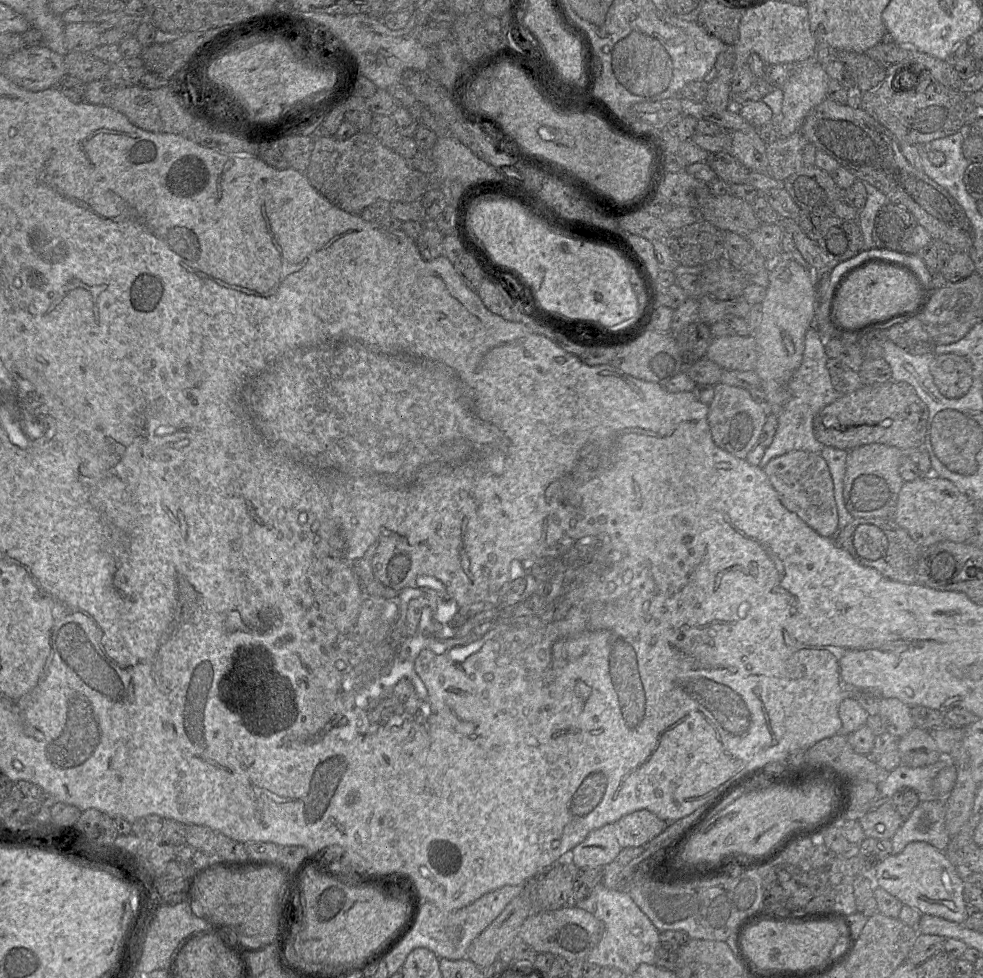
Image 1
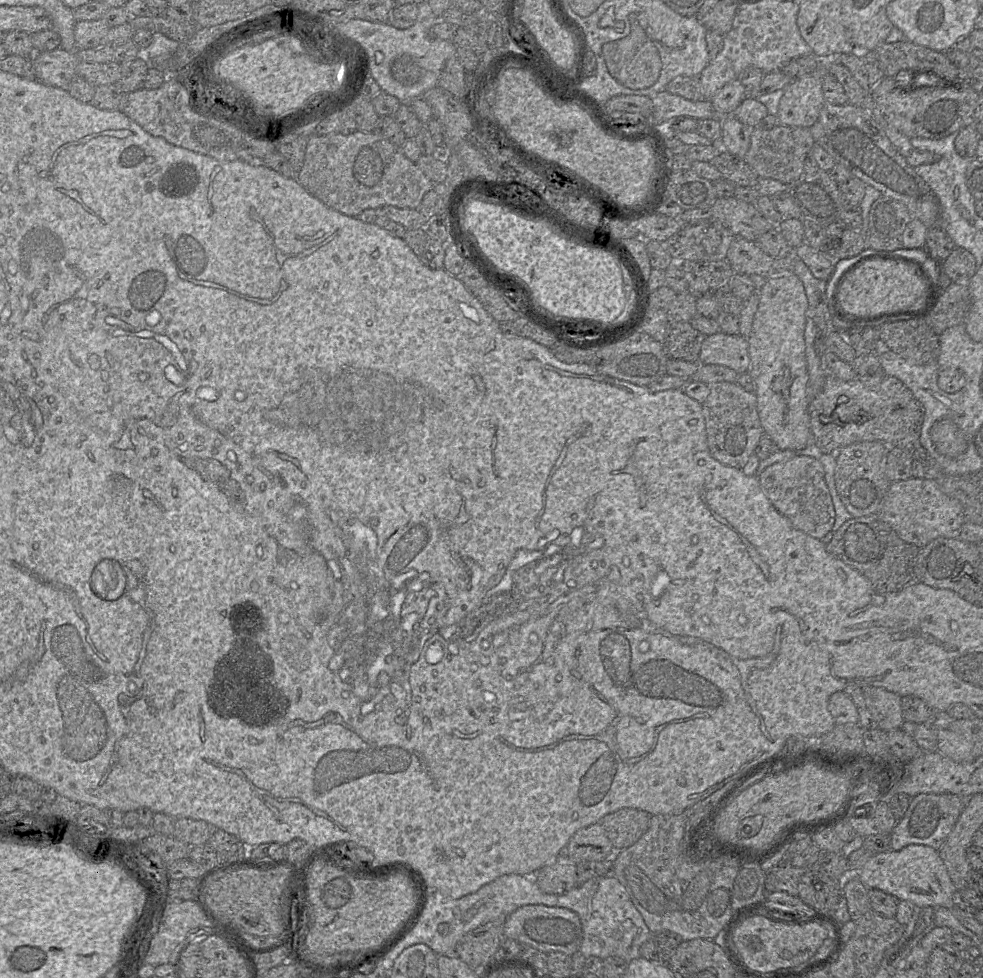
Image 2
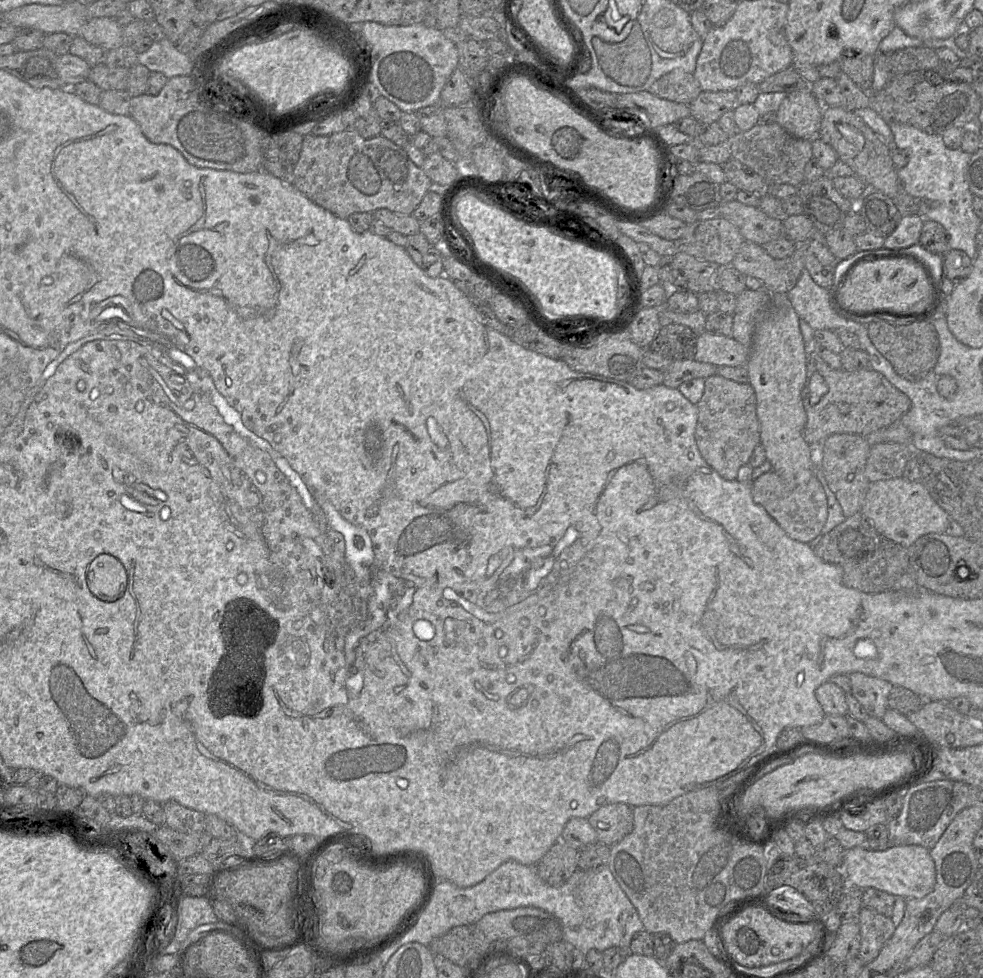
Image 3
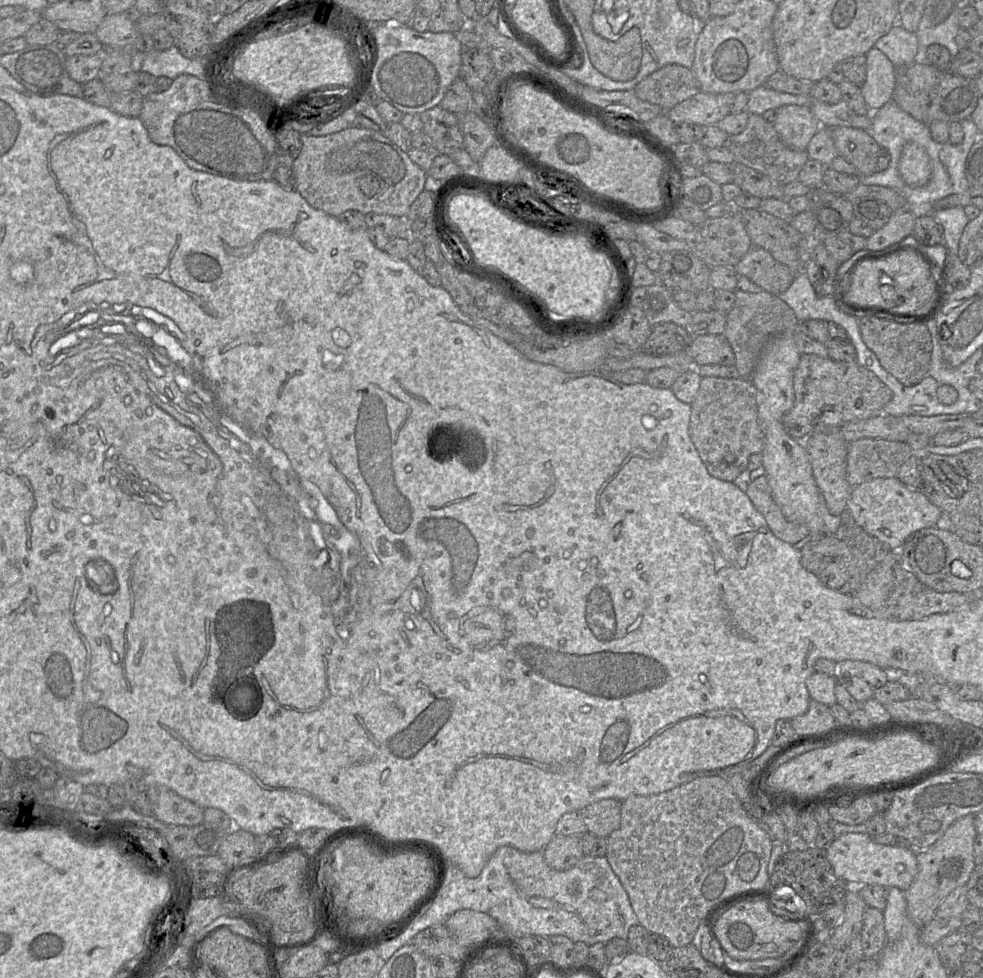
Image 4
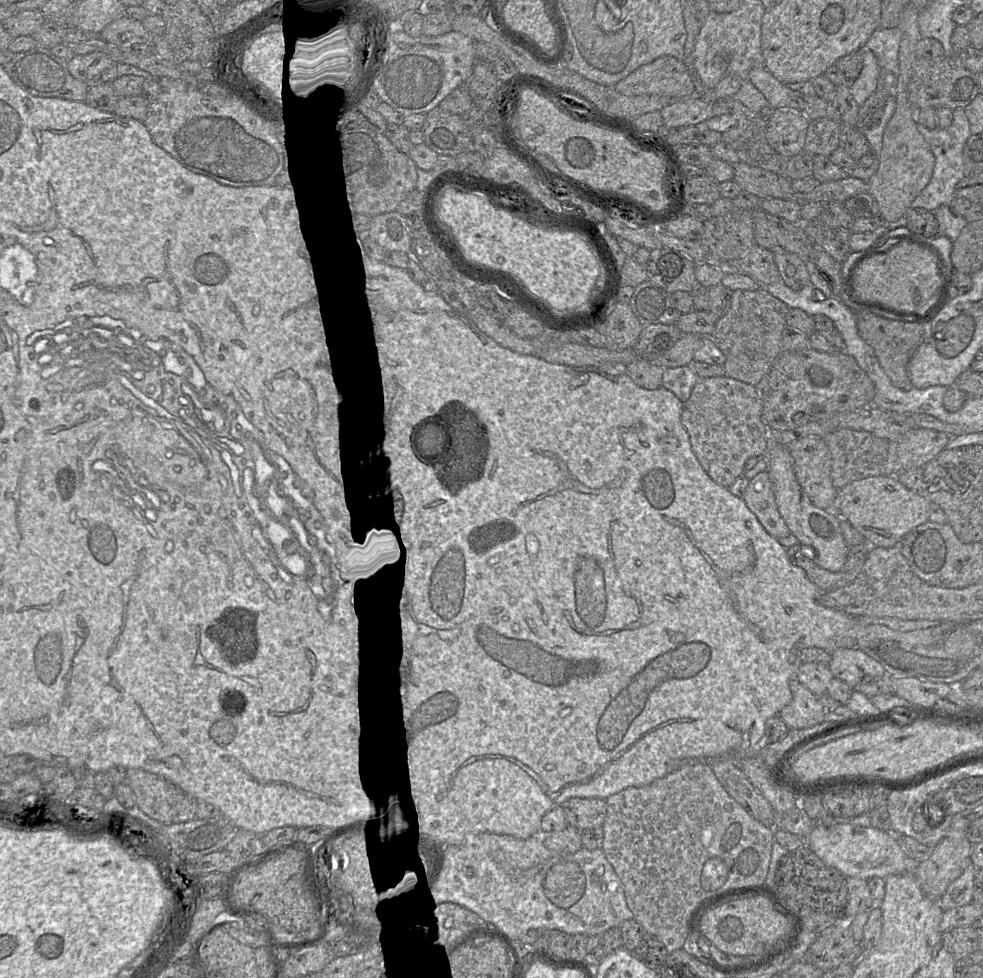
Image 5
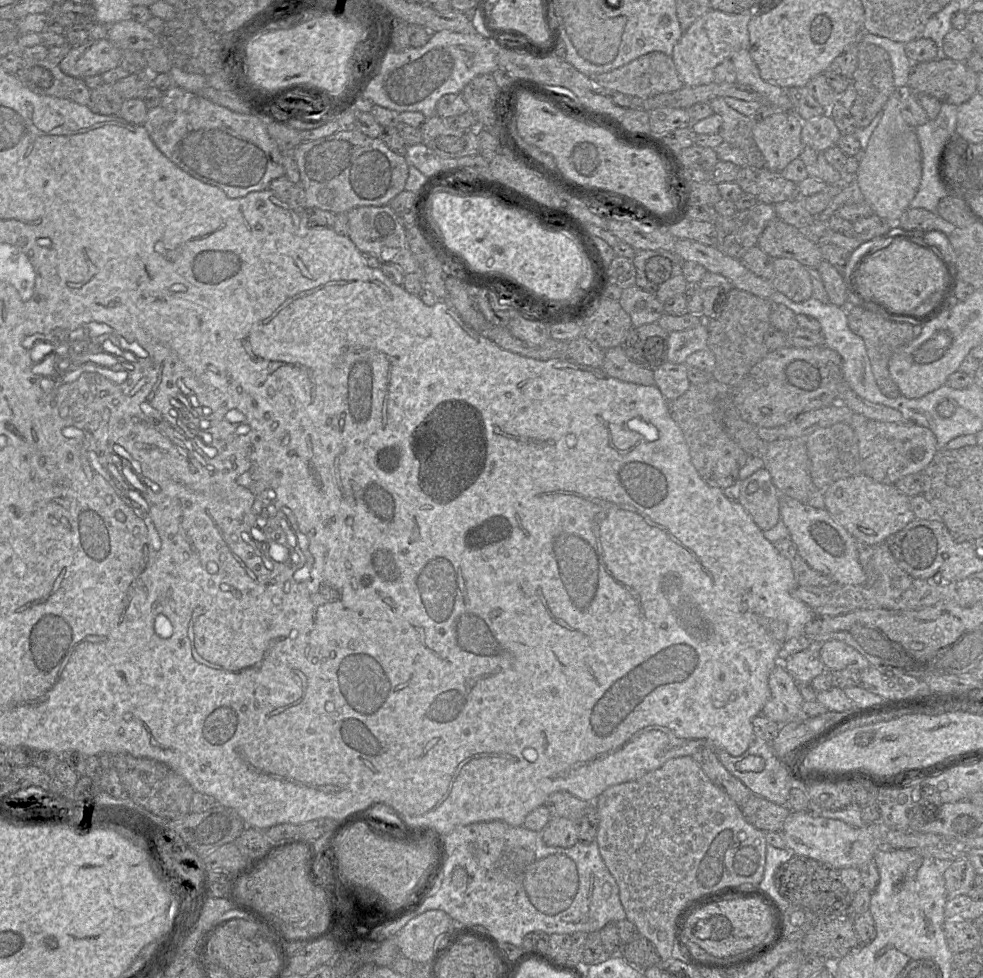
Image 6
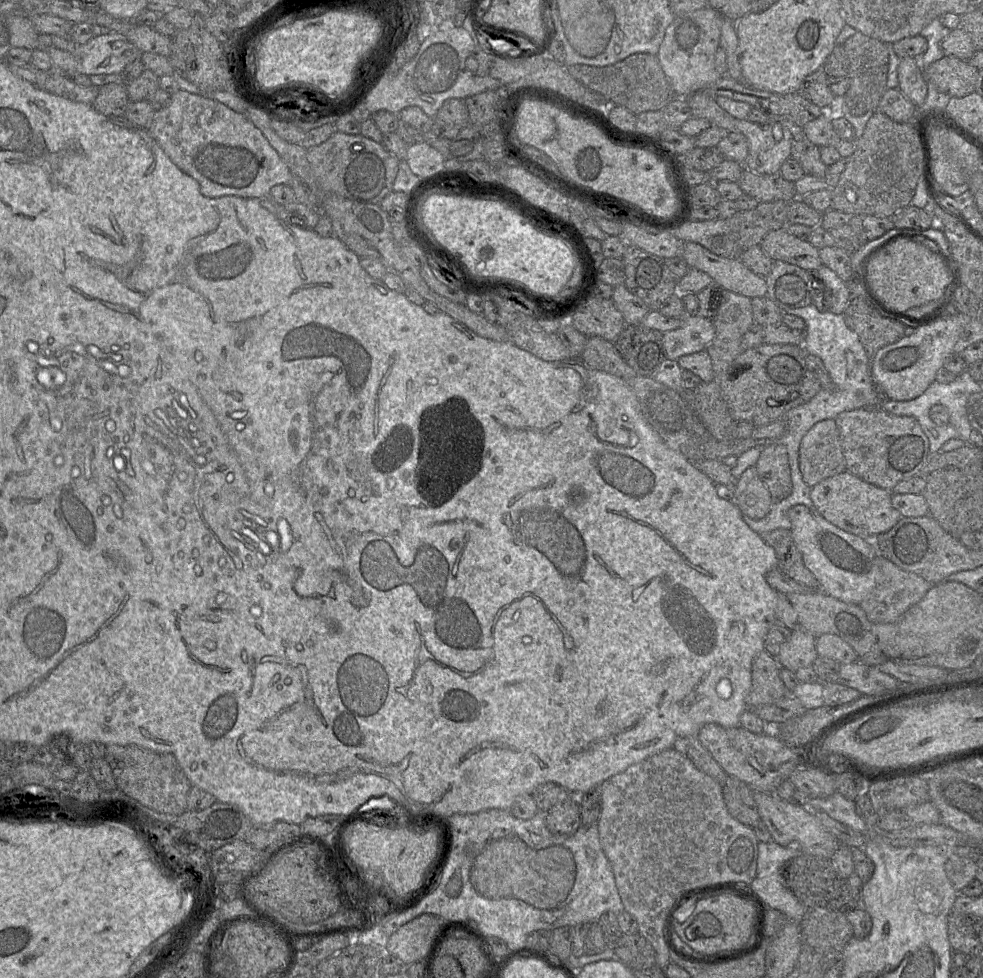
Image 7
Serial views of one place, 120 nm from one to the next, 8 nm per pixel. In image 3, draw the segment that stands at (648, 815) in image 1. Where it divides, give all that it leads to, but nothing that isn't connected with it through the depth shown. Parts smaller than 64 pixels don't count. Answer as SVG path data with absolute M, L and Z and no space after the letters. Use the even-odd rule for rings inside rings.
M625 803L601 806L587 820L596 832L597 841L608 847L621 841L634 827L633 809Z

